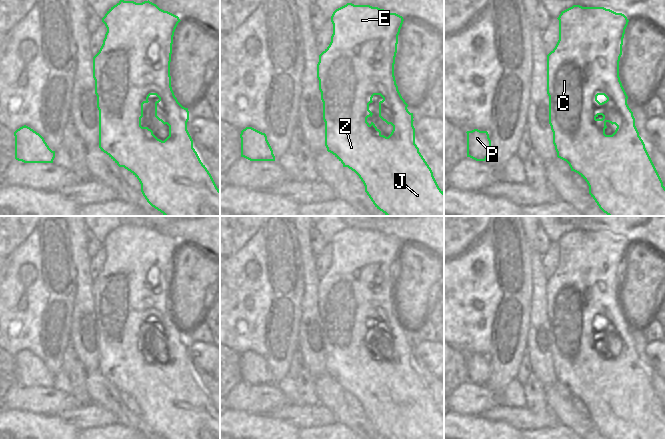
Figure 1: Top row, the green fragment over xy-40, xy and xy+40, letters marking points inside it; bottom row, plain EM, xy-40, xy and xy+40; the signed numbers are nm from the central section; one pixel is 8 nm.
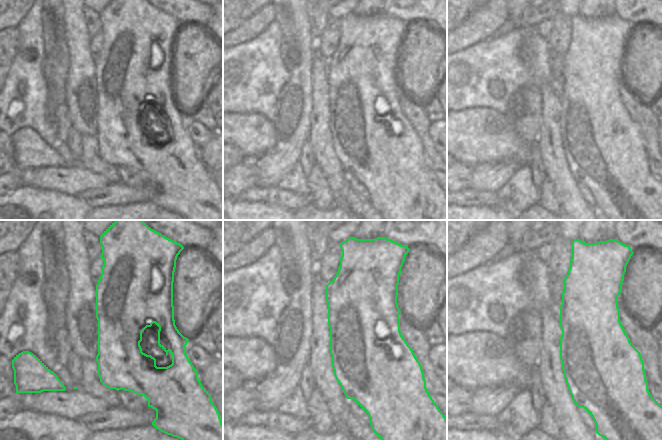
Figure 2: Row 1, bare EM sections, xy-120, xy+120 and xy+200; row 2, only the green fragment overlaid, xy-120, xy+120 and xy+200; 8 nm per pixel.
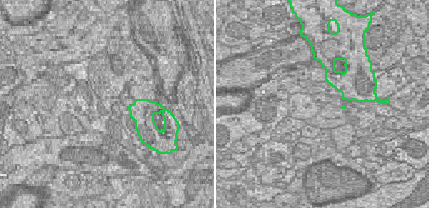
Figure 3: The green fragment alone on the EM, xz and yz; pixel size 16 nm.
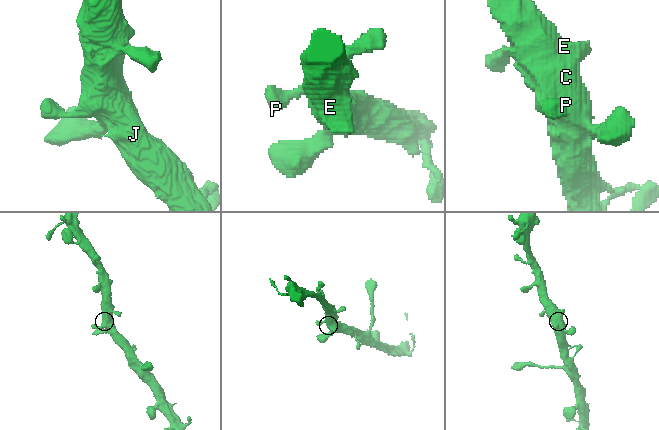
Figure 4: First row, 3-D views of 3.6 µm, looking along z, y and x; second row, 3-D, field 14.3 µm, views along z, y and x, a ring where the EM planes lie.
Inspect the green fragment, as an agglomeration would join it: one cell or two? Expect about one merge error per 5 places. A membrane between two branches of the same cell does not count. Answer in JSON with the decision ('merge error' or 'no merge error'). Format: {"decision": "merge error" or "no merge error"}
{"decision": "no merge error"}

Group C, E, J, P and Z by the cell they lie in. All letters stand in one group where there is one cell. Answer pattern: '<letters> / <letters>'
C E J P Z

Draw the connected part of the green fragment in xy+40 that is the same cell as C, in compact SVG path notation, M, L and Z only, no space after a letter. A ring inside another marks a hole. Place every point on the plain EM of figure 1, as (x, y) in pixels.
M573 229L561 236L559 241L559 264L555 272L547 279L547 318L549 320L549 348L553 356L553 368L557 381L566 385L571 395L578 397L588 408L589 418L599 432L608 440L665 440L665 411L645 372L645 368L635 350L633 336L627 328L628 320L619 301L619 285L622 279L623 262L629 244L622 237L616 237L604 231L582 231ZM606 347L617 350L612 359L606 359Z

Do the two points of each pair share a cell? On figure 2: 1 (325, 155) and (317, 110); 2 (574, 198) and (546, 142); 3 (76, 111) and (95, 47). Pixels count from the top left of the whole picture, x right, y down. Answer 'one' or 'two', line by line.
1: one
2: one
3: two

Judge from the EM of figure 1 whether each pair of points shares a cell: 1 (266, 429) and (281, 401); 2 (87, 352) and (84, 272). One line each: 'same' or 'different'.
1: different
2: same

